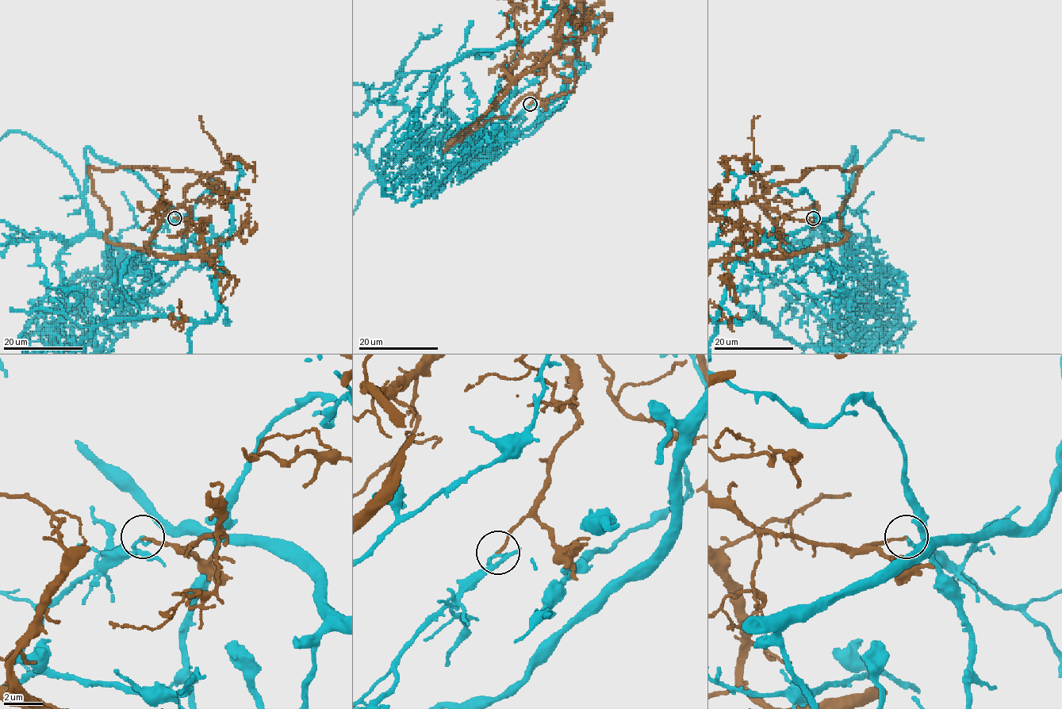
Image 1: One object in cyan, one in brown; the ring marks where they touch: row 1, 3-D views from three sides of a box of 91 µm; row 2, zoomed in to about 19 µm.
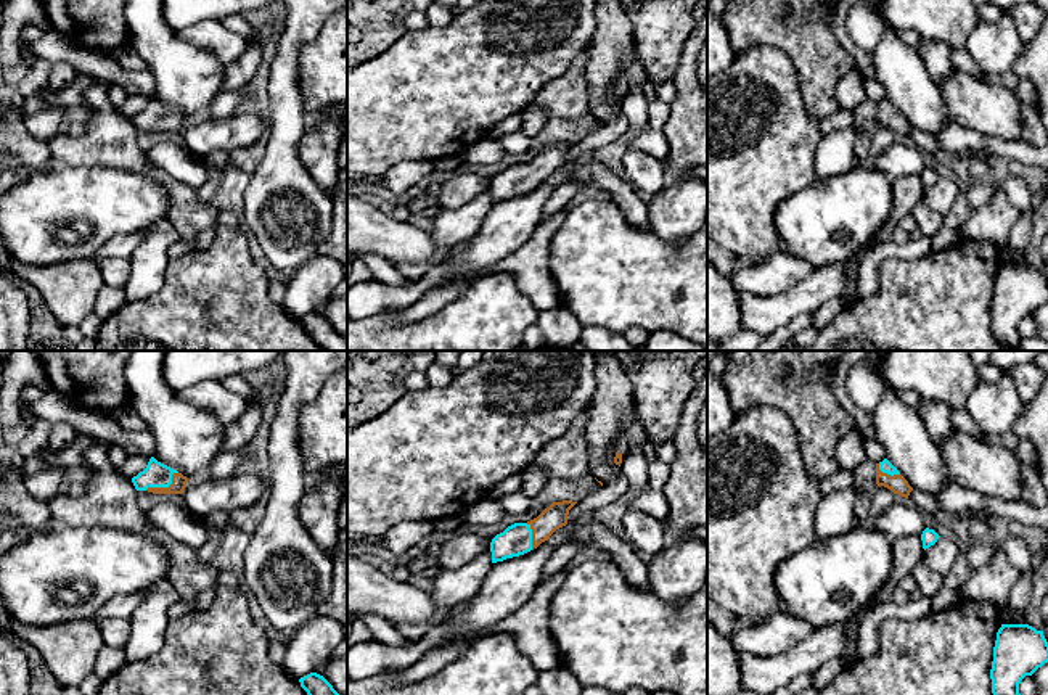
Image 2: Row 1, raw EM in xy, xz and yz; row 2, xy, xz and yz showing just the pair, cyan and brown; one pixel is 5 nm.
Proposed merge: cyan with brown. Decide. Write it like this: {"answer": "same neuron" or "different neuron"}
{"answer": "different neuron"}

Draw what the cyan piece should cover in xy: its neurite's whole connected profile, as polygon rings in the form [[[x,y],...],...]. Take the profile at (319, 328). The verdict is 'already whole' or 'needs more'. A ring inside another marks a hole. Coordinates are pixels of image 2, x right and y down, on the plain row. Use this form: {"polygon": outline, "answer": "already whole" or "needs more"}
{"polygon": [[[310,312],[299,319],[301,327],[323,351],[347,351],[347,339],[320,314]]], "answer": "already whole"}

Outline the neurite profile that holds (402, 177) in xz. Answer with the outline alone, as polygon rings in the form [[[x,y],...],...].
[[[402,161],[383,175],[383,187],[395,195],[408,196],[415,187],[432,174],[431,161]]]

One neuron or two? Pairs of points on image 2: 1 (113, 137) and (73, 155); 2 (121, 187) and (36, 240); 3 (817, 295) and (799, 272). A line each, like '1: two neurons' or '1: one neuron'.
1: one neuron
2: one neuron
3: two neurons

